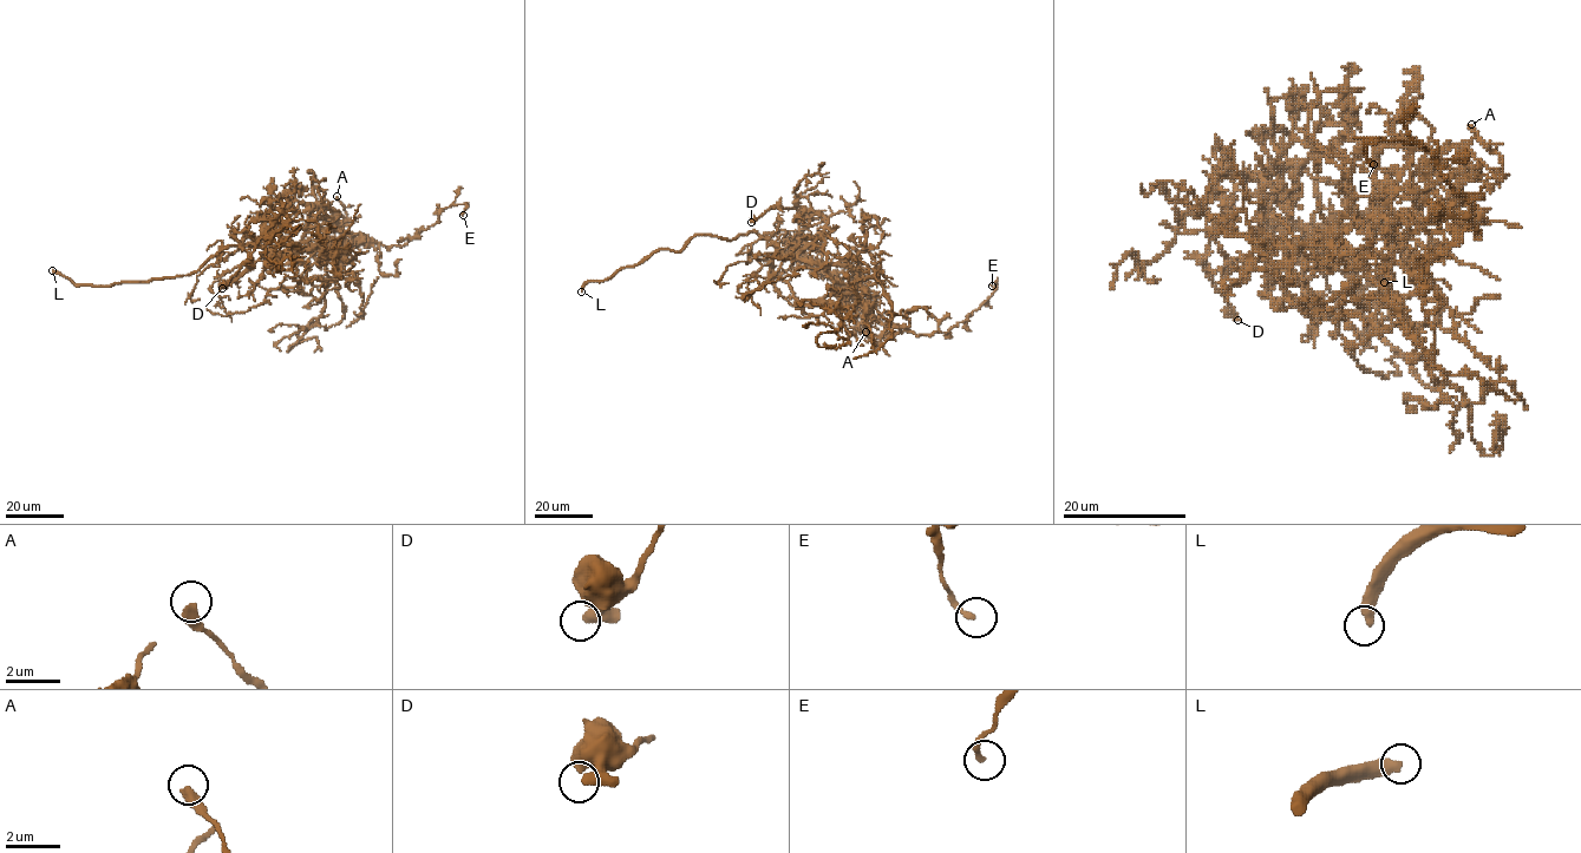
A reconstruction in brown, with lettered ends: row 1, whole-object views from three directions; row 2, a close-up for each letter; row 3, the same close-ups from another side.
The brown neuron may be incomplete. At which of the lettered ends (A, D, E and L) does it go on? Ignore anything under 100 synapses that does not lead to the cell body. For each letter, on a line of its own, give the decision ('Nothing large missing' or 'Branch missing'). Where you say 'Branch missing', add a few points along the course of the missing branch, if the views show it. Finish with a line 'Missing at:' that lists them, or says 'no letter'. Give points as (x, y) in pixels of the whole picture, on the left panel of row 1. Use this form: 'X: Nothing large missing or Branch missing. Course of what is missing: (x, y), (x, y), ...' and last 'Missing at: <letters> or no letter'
A: Nothing large missing
D: Nothing large missing
E: Nothing large missing
L: Branch missing
Missing at: L

